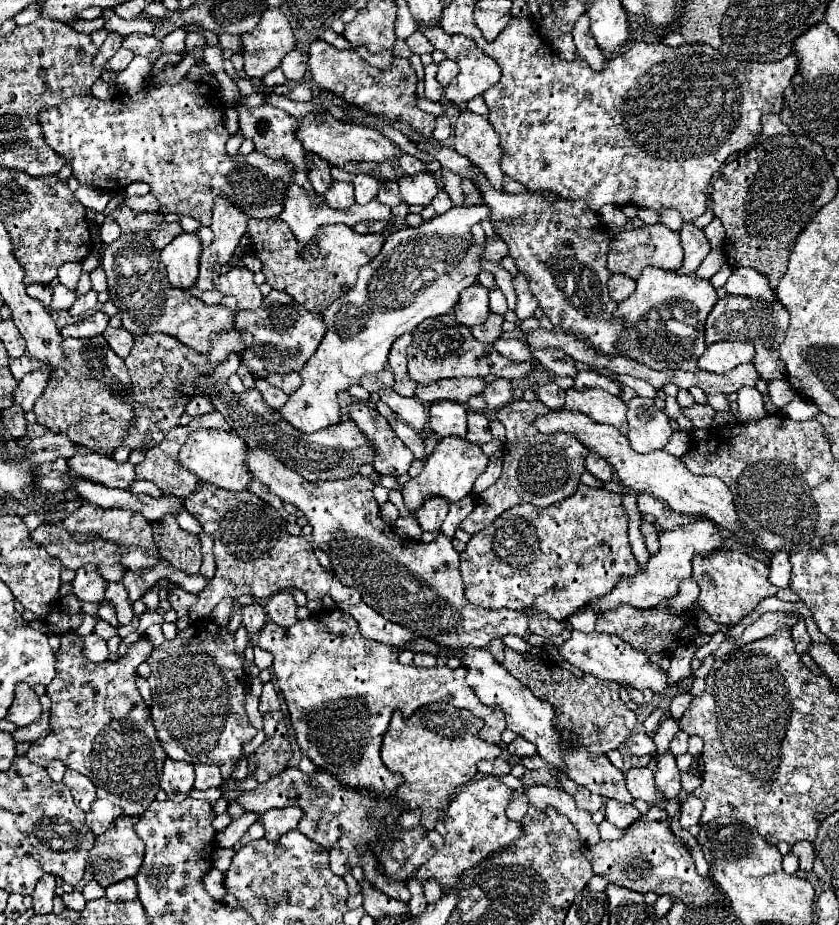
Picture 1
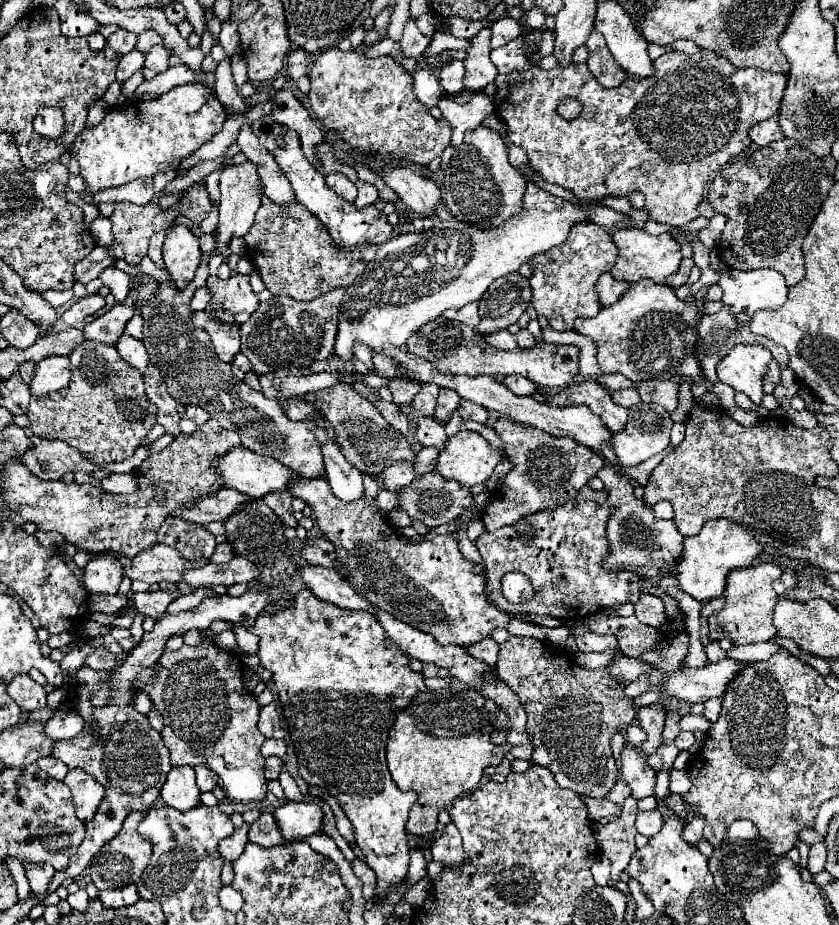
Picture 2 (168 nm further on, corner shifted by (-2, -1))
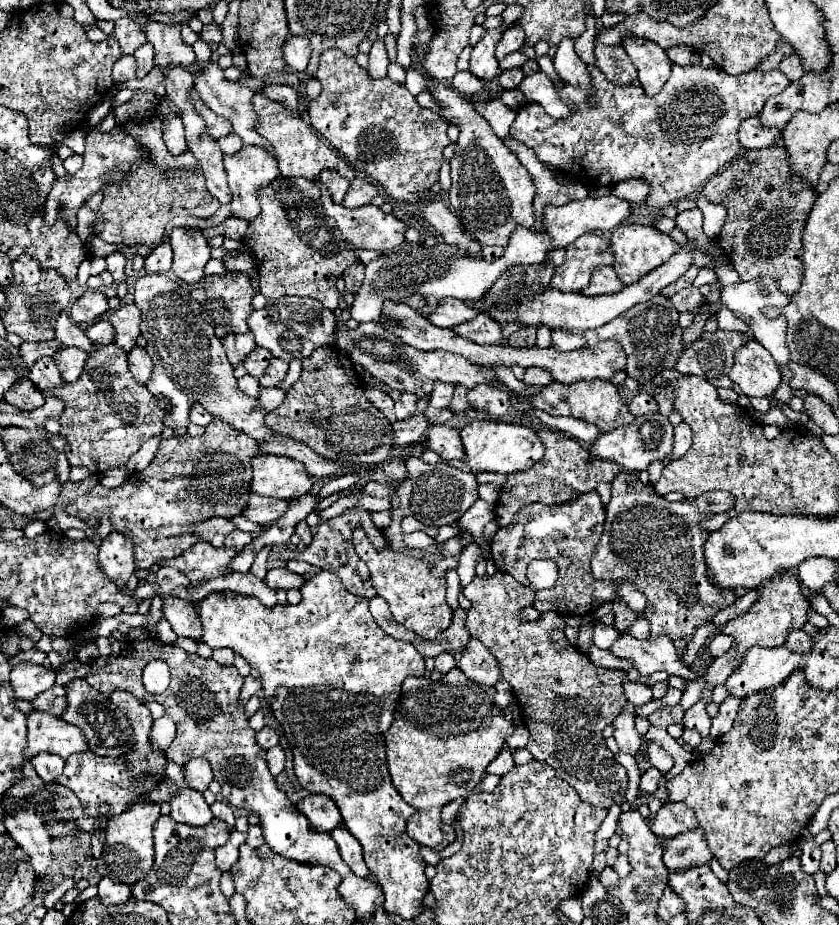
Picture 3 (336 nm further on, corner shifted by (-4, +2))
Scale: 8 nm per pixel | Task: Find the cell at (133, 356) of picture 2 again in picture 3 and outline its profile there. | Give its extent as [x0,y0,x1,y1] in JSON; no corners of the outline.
[129,345,153,383]

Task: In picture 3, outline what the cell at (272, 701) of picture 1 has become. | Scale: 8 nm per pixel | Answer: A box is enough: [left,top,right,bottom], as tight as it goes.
[257,727,279,749]

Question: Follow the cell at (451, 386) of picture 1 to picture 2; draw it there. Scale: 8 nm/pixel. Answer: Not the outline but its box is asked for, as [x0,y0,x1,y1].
[411,384,437,416]

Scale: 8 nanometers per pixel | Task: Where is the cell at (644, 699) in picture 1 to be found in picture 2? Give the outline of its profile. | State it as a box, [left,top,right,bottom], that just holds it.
[639,704,665,756]

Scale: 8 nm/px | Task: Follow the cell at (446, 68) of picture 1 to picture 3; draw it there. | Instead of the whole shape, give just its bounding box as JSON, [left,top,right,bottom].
[451,71,485,97]

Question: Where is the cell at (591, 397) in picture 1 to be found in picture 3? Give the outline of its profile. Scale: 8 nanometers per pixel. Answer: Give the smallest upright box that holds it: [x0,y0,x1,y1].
[531,379,635,433]

